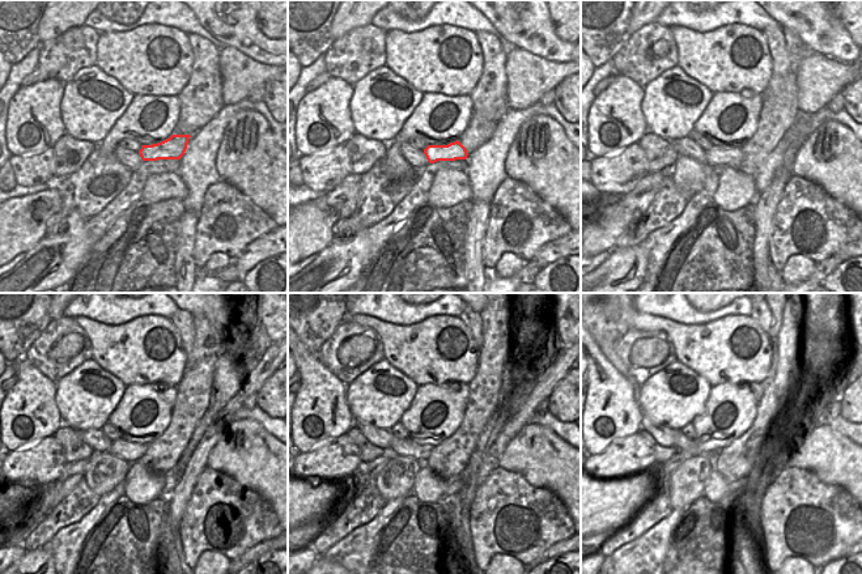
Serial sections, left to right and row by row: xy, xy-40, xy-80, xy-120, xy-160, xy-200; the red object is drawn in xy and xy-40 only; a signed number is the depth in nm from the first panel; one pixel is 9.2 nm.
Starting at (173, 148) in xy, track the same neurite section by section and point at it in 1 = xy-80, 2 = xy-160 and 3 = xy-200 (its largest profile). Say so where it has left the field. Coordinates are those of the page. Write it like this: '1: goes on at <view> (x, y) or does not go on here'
1: goes on at xy-80 (717, 157)
2: goes on at xy-160 (403, 447)
3: goes on at xy-200 (680, 439)

